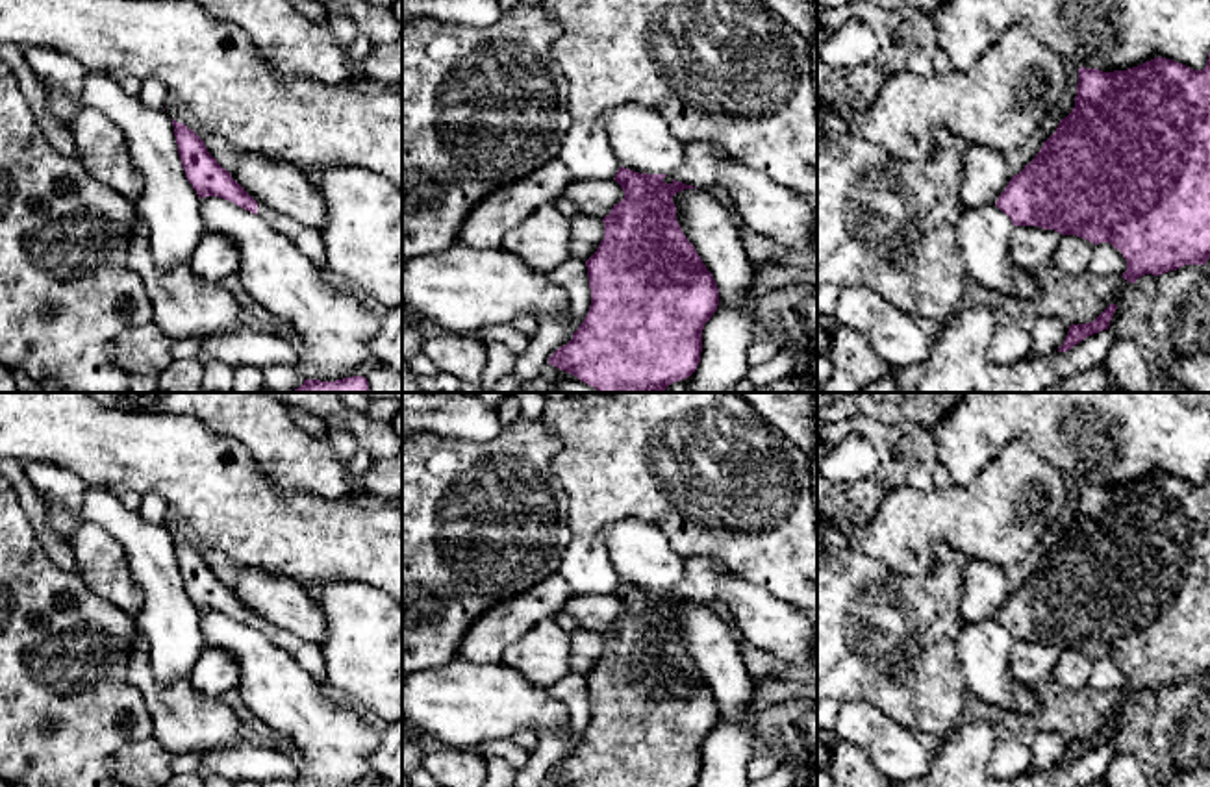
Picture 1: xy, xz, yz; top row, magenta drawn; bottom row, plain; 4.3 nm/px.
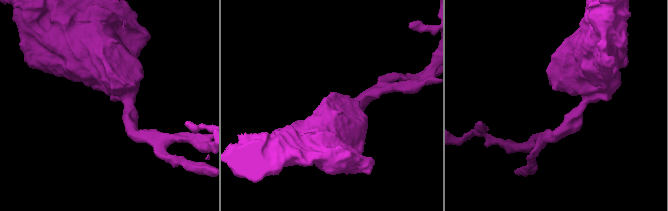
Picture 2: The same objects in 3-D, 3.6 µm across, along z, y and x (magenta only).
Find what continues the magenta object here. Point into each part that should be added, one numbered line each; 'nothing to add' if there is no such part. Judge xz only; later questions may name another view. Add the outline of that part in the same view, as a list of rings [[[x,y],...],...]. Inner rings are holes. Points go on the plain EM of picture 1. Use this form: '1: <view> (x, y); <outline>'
1: xz (701, 578); [[[693,556],[686,559],[682,580],[667,591],[686,600],[710,606],[717,600],[719,578],[726,572],[728,568],[723,561]]]

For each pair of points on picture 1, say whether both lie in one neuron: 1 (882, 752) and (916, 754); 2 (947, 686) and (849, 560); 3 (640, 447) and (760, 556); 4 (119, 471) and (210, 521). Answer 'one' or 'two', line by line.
1: one
2: one
3: one
4: one

